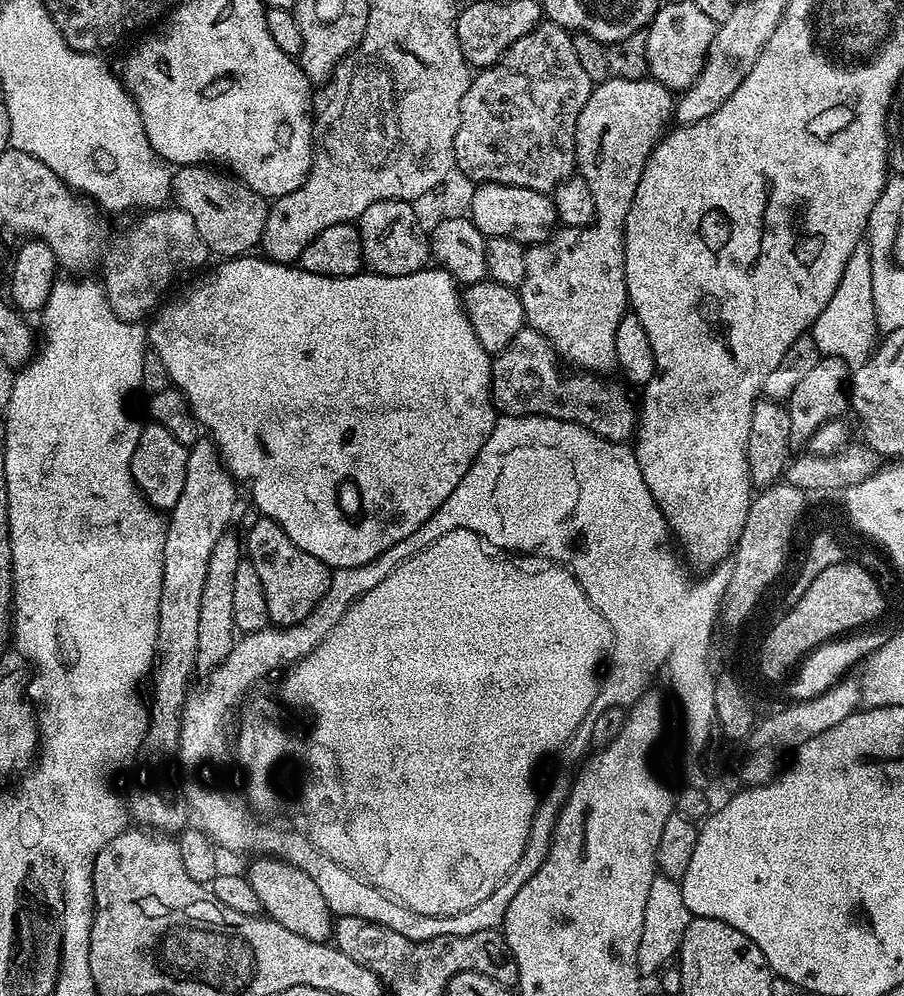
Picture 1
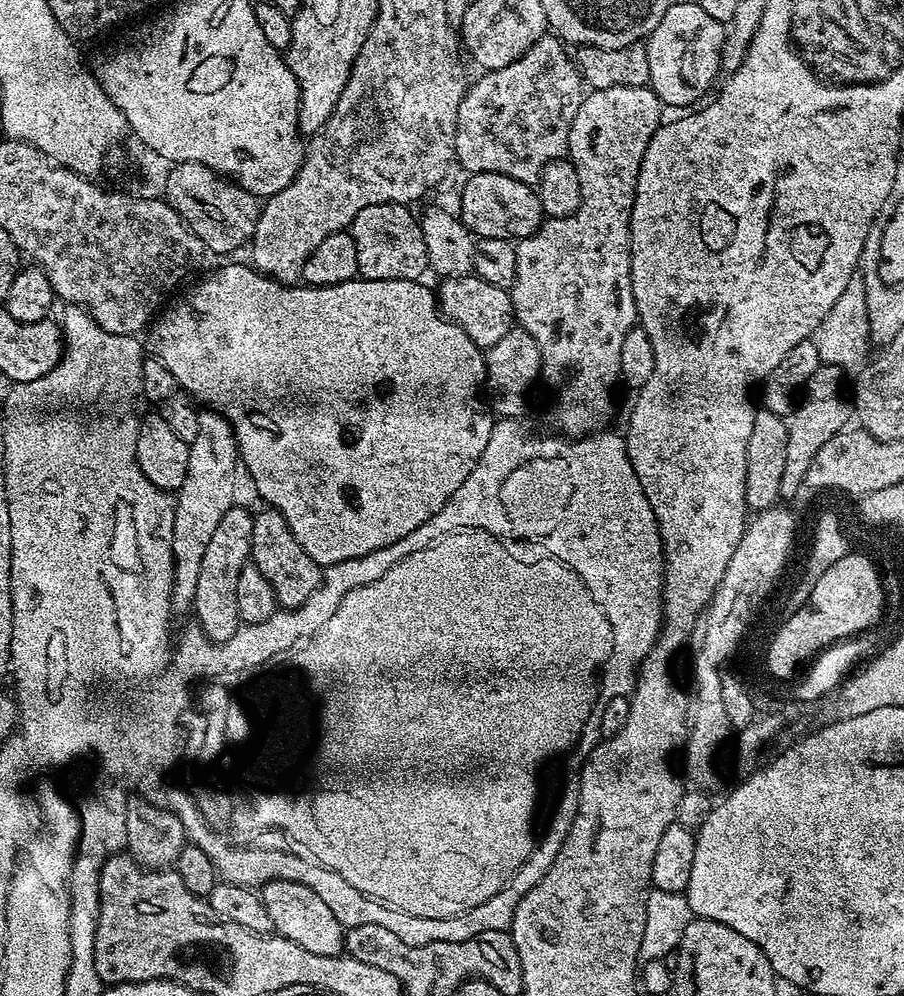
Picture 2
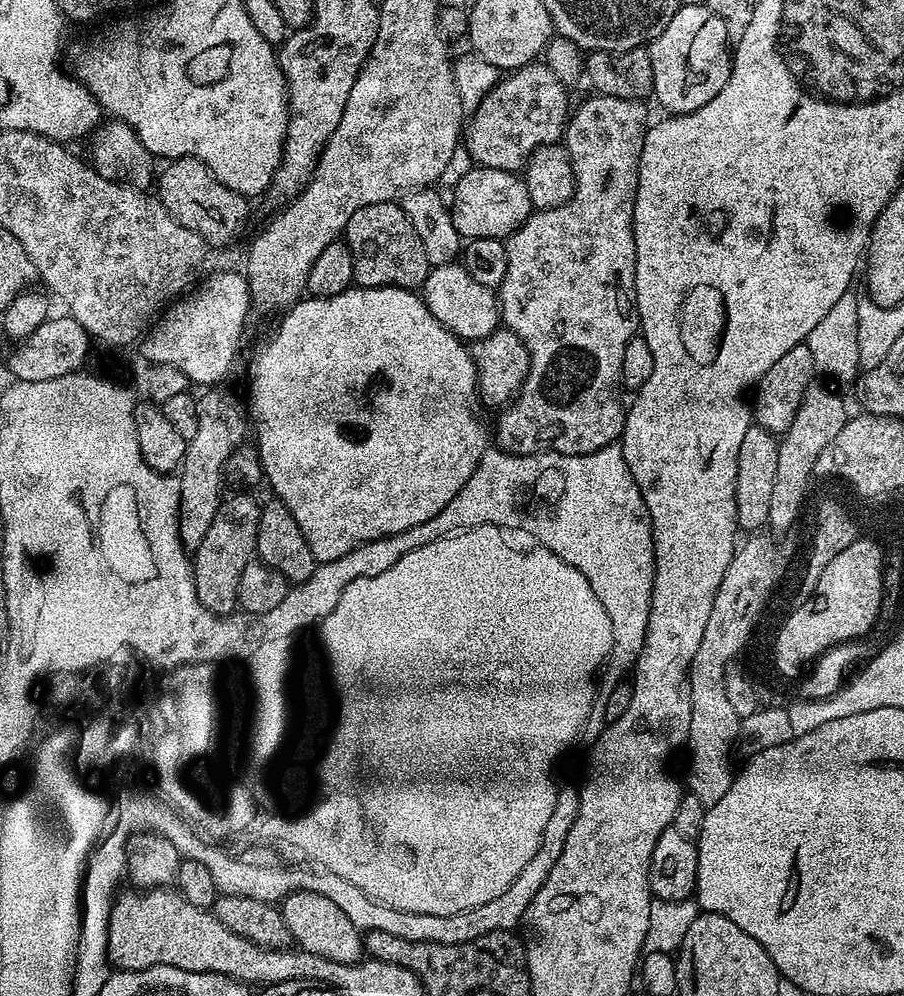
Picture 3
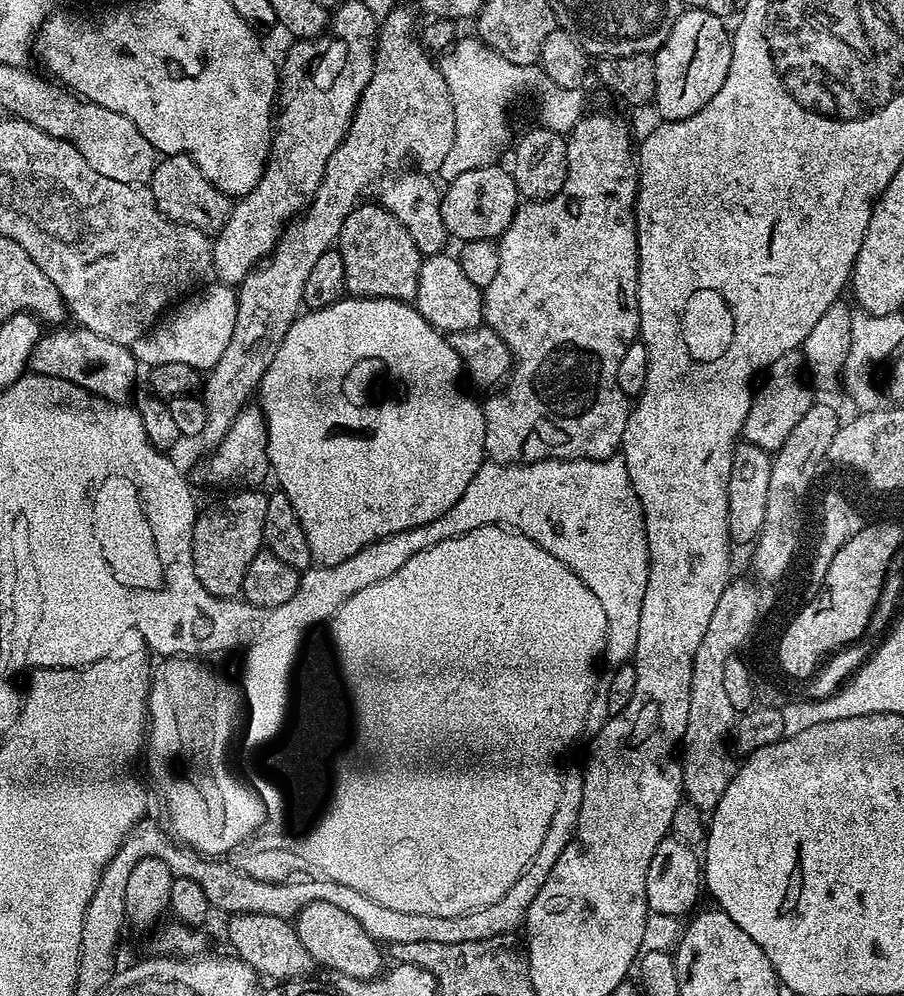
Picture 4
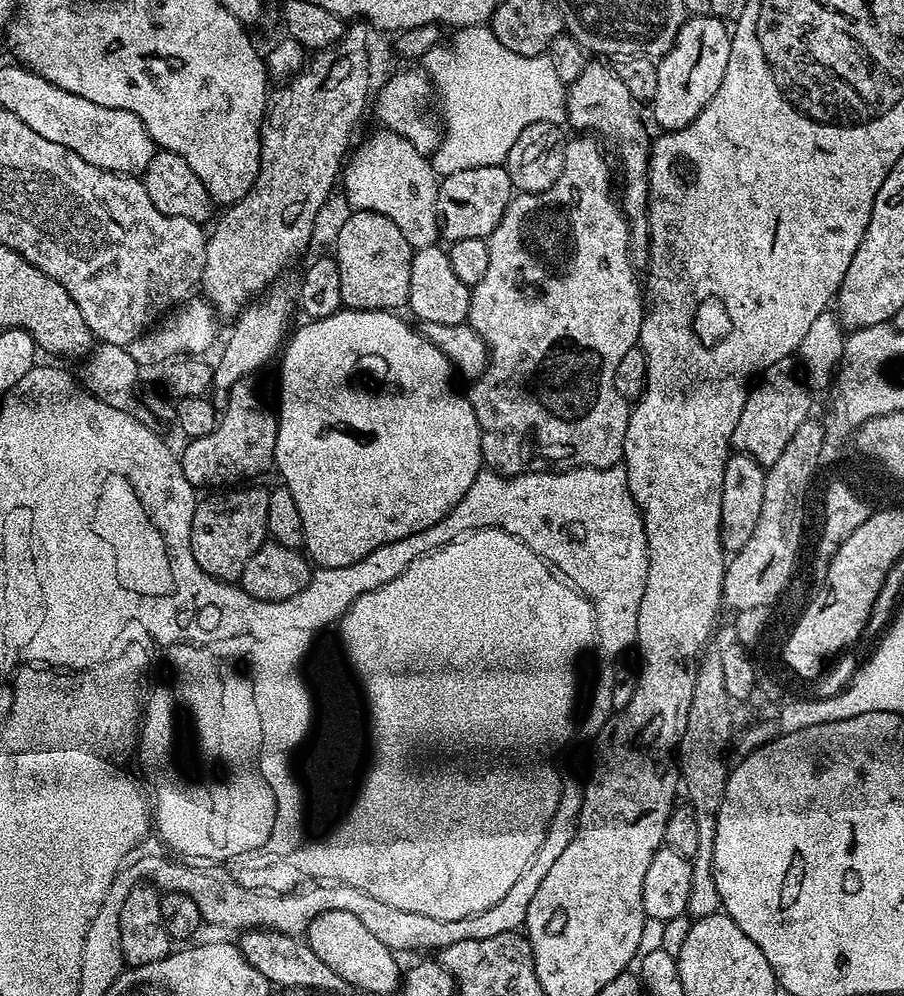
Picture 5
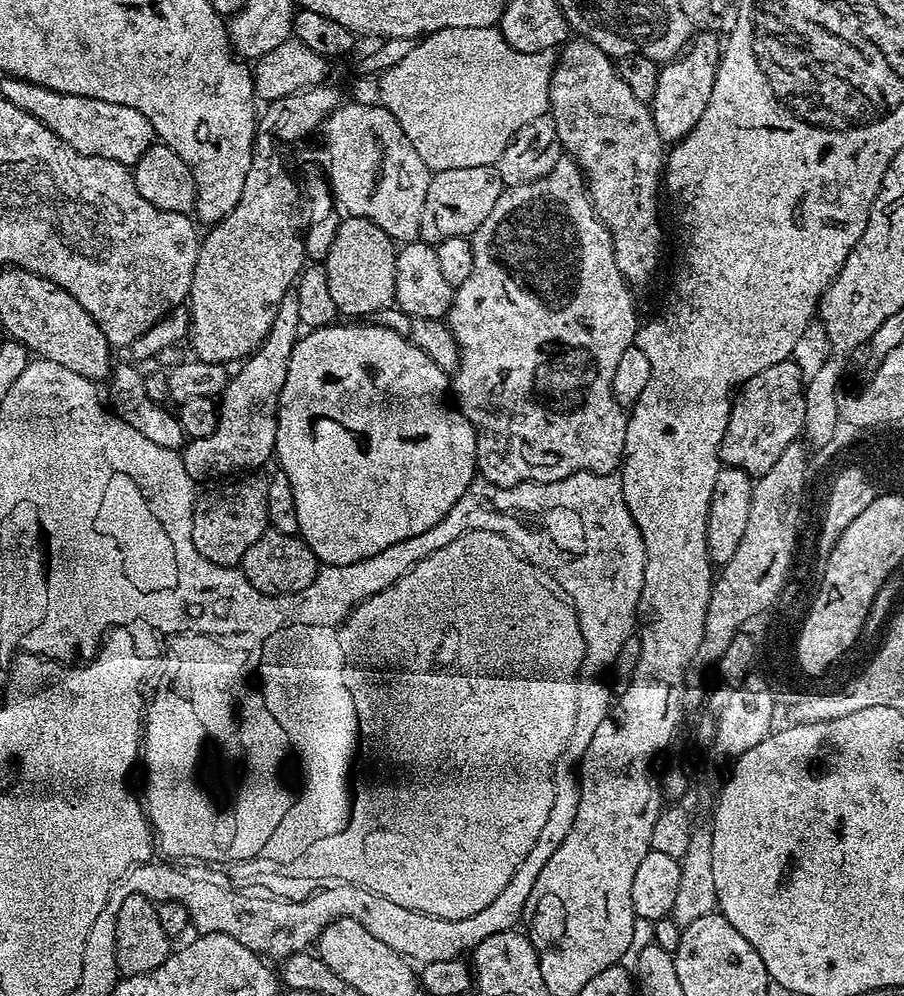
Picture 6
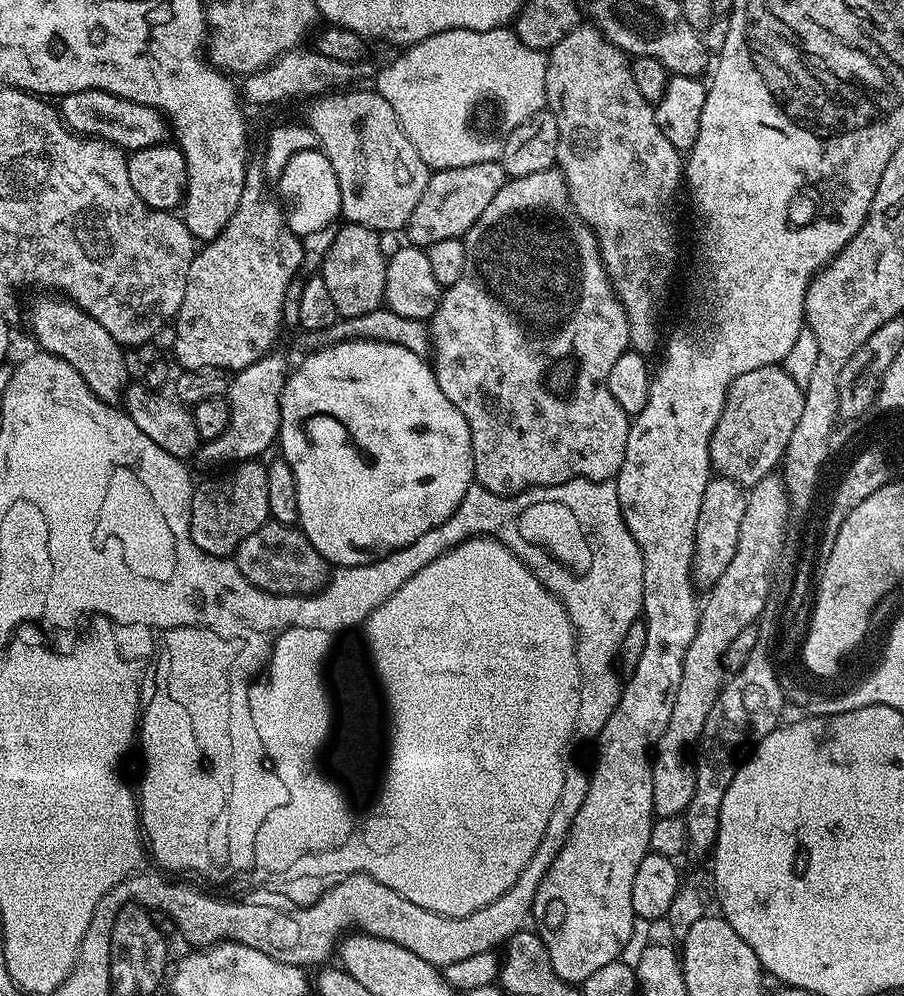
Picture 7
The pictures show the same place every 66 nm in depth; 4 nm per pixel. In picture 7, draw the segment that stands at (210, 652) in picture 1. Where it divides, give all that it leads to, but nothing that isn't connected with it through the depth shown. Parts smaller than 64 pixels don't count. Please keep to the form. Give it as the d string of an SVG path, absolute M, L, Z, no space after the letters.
M259 459L245 460L225 471L228 472L225 476L195 485L190 510L190 534L194 538L194 546L211 556L228 558L247 536L254 534L254 530L269 523L270 502L266 498L268 469L260 463Z

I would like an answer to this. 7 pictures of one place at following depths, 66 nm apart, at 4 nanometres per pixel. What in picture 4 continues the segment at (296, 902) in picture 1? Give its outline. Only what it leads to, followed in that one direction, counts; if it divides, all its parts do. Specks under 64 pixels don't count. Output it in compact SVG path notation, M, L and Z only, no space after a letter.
M312 901L297 913L294 923L302 946L306 946L306 954L310 954L319 967L321 964L329 968L336 976L372 980L385 967L380 957L381 945L370 934L366 934L366 930L362 930L358 918L346 914L341 906L326 901Z

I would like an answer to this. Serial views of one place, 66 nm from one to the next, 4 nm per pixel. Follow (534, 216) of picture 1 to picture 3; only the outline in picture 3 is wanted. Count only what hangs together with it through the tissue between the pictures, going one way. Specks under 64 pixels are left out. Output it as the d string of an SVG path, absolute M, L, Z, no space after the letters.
M473 166L451 189L452 221L461 238L504 240L527 222L534 209L523 179L517 173Z

